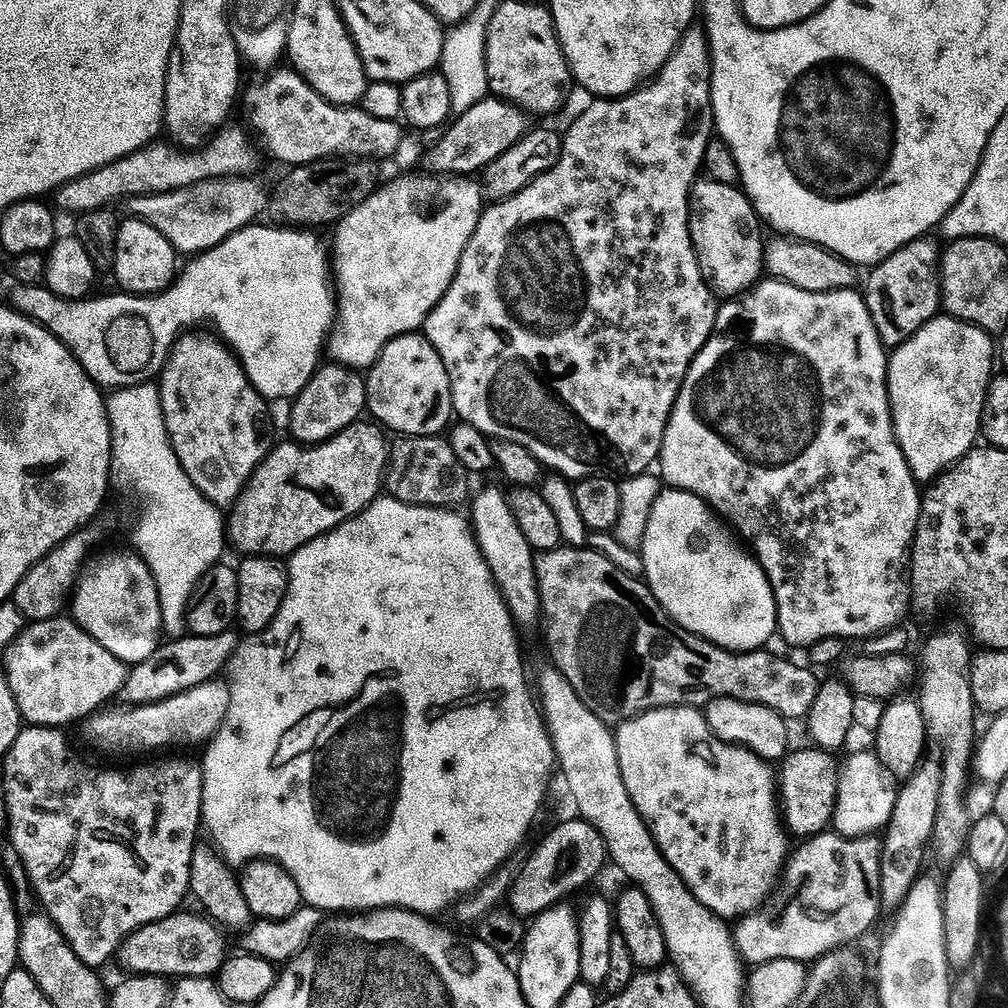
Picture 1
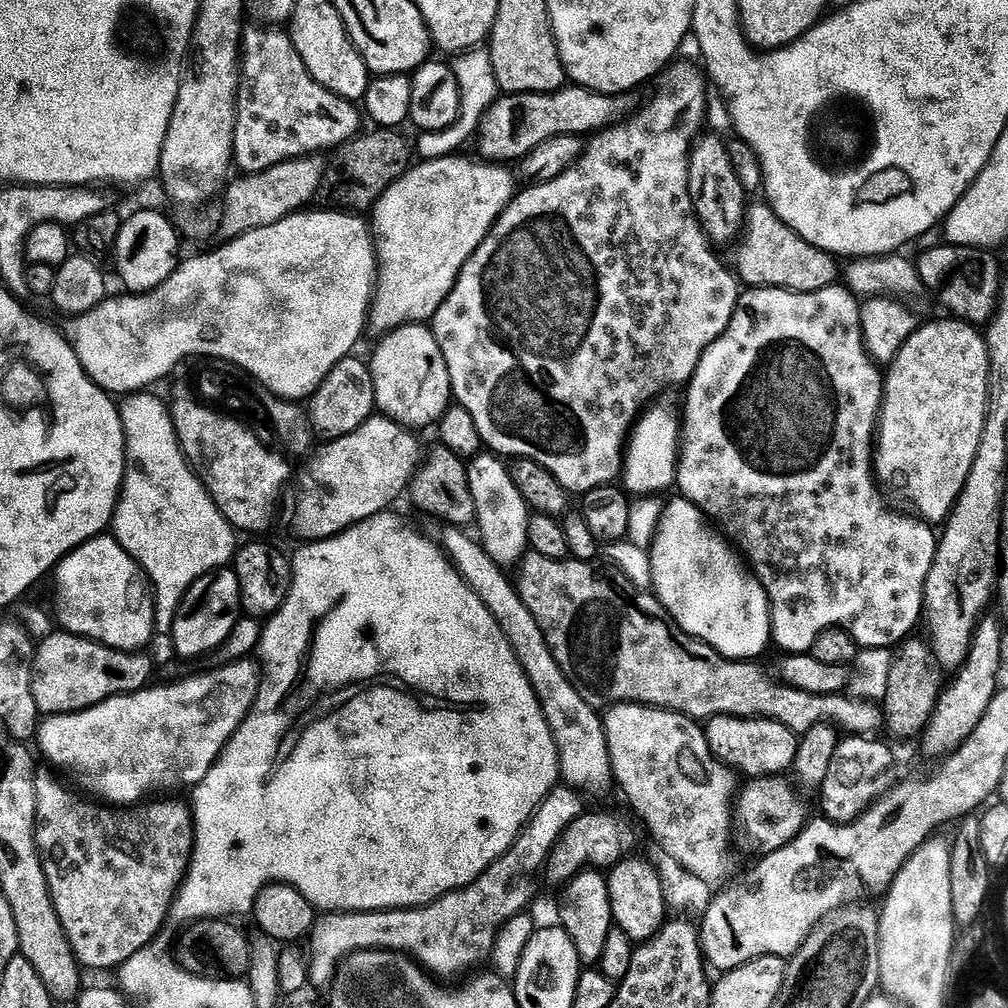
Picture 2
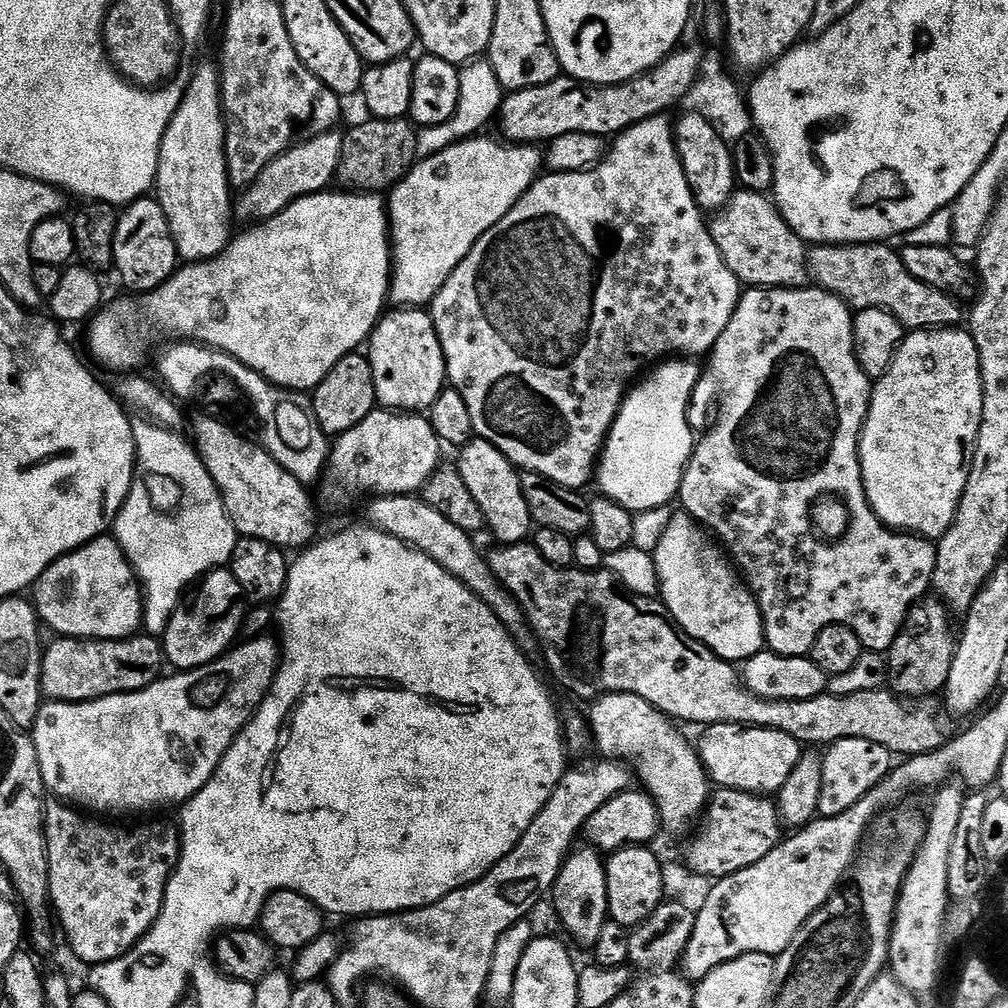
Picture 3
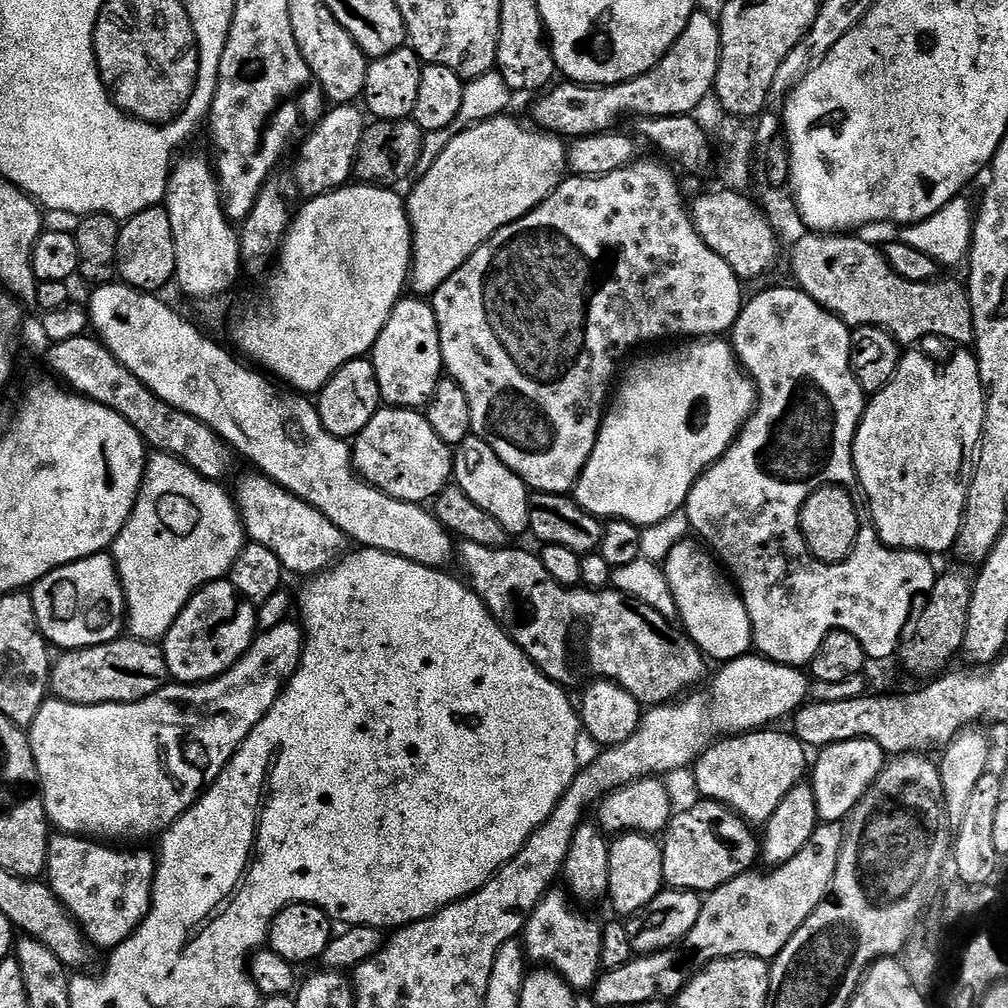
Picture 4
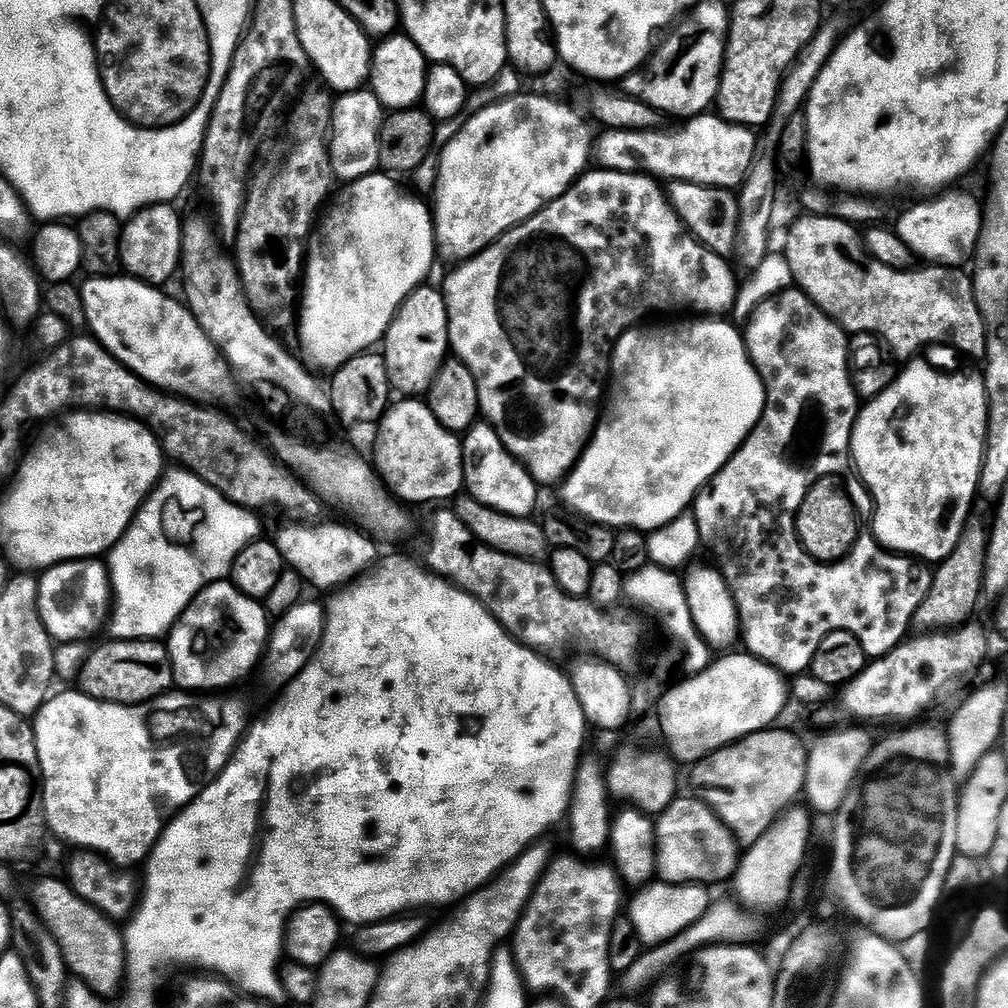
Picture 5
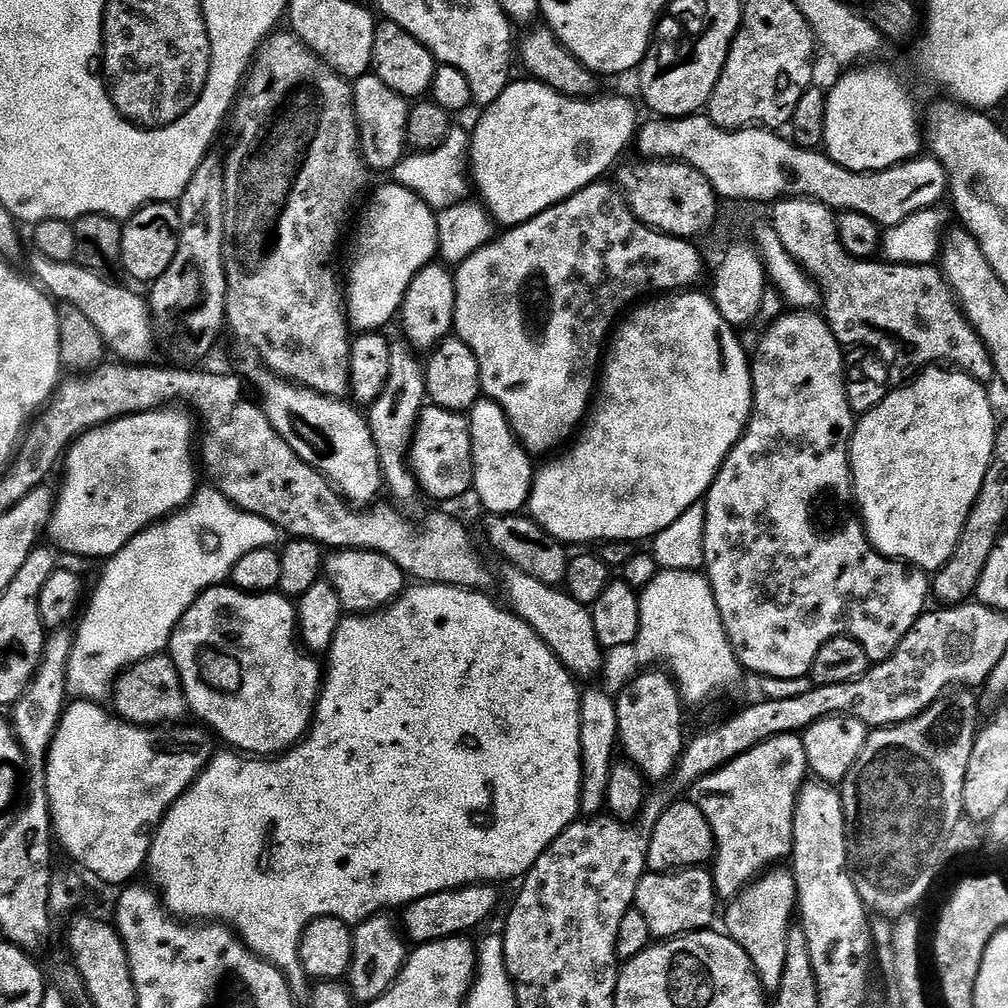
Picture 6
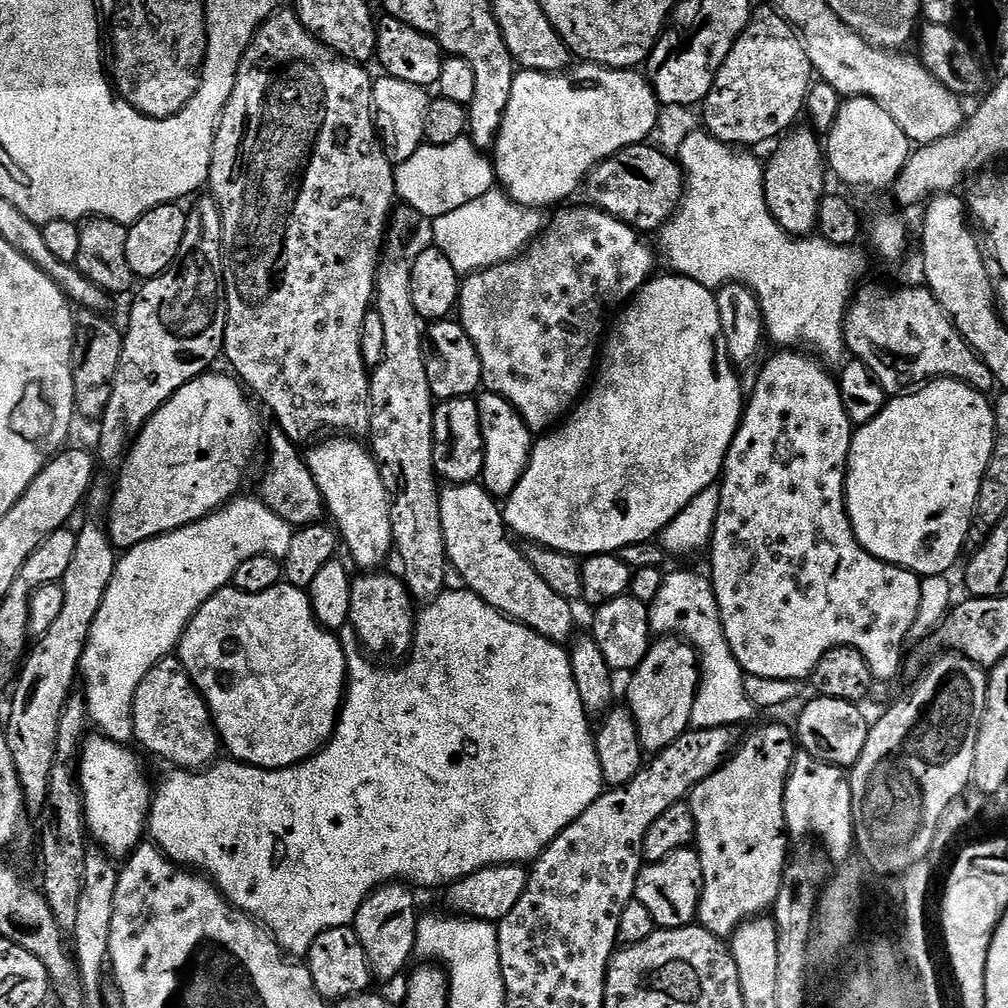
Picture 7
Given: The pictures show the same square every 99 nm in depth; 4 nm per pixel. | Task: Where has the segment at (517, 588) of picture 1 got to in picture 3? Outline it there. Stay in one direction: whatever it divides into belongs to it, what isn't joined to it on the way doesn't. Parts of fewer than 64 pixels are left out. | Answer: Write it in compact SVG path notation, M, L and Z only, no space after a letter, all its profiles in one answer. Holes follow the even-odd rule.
M473 438L469 444L459 449L458 456L462 482L466 482L466 490L474 494L474 502L478 502L482 510L487 531L492 531L500 539L497 541L501 545L525 543L534 525L530 510L526 506L526 498L522 494L520 472L516 465L511 464L490 442L479 438Z

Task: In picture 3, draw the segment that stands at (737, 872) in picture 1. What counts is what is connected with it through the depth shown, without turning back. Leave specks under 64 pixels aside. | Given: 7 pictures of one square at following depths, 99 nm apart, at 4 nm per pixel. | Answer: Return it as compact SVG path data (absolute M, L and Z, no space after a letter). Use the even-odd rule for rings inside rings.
M634 694L602 696L591 708L590 731L599 755L631 765L639 783L644 783L643 791L656 804L665 833L691 829L703 817L710 799L708 772L693 741L691 744L664 713Z

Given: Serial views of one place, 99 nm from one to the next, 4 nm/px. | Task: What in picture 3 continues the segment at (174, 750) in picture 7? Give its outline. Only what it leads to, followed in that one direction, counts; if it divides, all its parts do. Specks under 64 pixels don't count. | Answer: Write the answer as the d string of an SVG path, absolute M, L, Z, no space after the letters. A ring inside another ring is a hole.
M133 634L126 640L56 638L53 641L49 648L47 645L43 649L44 661L40 667L41 693L52 702L84 704L87 700L141 692L161 679L166 668L161 641L147 634Z

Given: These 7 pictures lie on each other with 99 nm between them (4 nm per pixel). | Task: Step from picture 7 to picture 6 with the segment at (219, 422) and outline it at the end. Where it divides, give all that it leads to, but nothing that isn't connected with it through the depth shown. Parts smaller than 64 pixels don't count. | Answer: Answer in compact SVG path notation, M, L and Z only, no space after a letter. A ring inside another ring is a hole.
M165 406L154 412L134 412L130 416L122 416L118 420L112 420L108 424L98 424L93 428L81 433L76 440L73 440L67 449L62 461L62 472L64 468L64 481L60 484L60 492L55 493L52 506L52 517L48 520L46 529L47 535L52 535L51 543L61 553L73 552L76 556L104 556L111 558L117 556L139 532L144 531L156 521L171 516L173 512L179 512L198 491L196 484L196 468L198 472L198 460L194 455L194 432L192 436L192 420L179 407Z

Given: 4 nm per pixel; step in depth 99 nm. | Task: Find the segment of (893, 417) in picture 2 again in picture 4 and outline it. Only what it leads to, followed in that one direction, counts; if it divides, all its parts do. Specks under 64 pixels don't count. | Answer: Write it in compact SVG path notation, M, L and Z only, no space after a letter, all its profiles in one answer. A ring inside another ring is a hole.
M920 350L901 355L892 381L867 401L852 444L852 461L870 505L871 523L881 540L889 548L933 554L951 549L960 533L968 481L984 425L984 387L975 351L956 350L945 364L916 351Z

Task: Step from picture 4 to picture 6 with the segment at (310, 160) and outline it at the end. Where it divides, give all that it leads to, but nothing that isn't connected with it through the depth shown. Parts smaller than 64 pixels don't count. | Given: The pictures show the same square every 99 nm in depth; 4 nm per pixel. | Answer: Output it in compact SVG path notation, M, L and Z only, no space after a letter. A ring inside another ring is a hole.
M374 74L359 76L352 90L356 121L360 127L360 150L364 153L364 161L373 173L391 173L406 156L408 143L408 110L409 101L399 96L382 78Z

